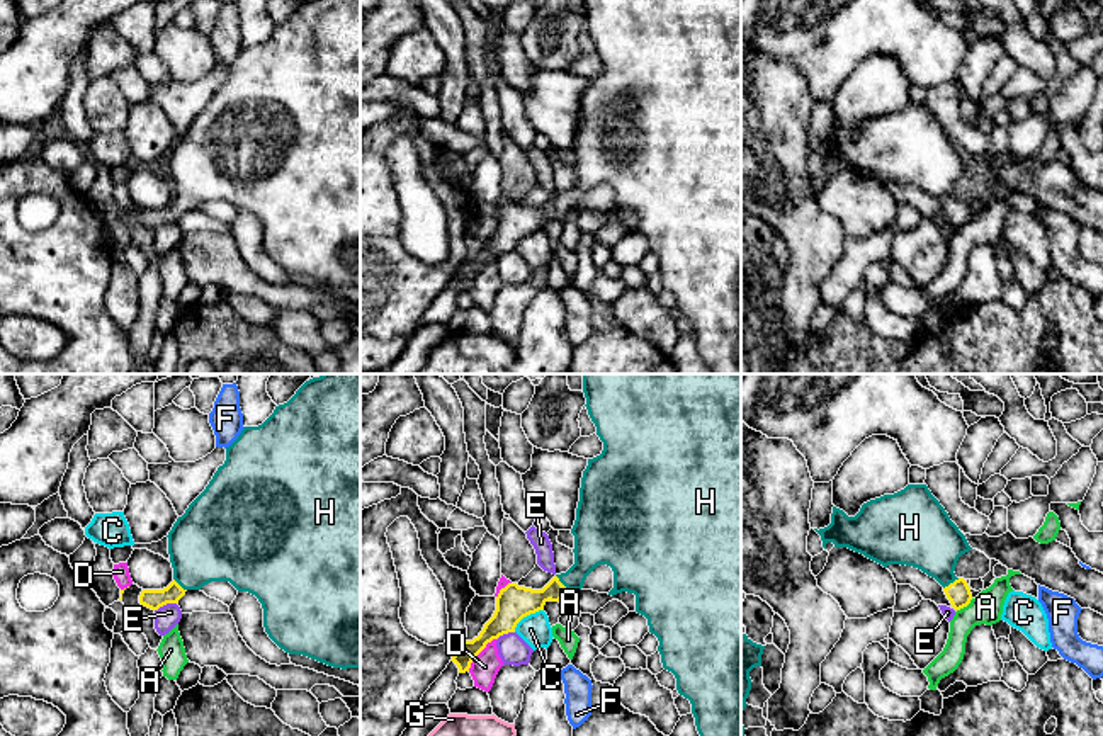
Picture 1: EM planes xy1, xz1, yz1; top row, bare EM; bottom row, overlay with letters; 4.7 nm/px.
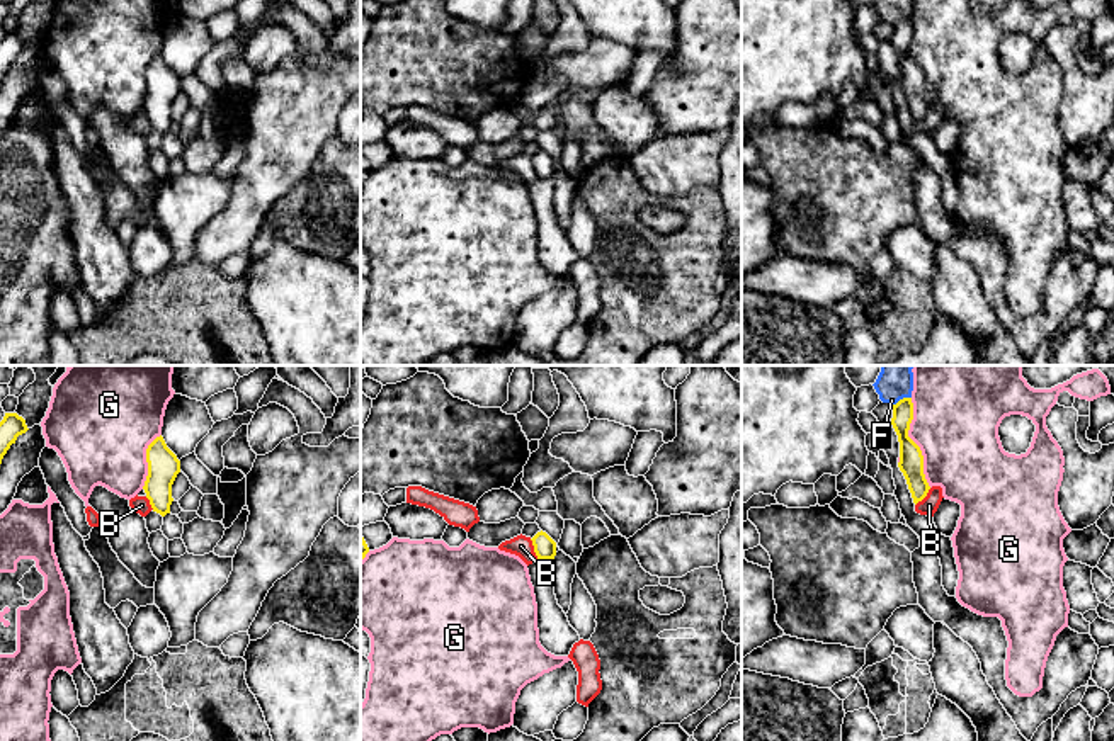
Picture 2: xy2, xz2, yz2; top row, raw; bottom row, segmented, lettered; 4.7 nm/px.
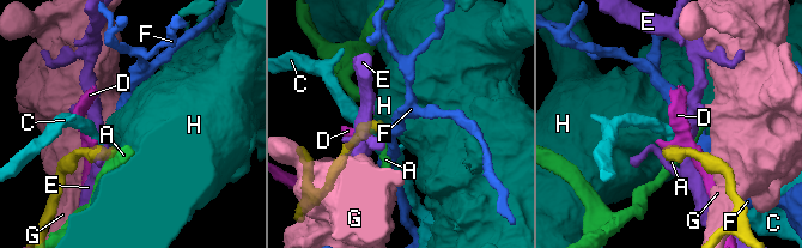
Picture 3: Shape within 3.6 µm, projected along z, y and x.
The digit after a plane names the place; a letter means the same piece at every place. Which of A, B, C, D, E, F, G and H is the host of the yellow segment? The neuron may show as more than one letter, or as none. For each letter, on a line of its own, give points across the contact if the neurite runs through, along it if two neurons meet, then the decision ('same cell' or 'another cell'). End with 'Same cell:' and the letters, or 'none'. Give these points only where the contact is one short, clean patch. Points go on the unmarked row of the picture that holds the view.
A: along yz1 (972, 218), (957, 230) | another cell
B: along xz2 (529, 158), (538, 177) | another cell
C: along xz1 (543, 228), (527, 233), (514, 250) | another cell
D: along xz1 (497, 257), (486, 264), (468, 289) | another cell
E: another cell
F: along yz2 (910, 16), (903, 16), (892, 24) | another cell
G: another cell
H: across yz1 (959, 213), (950, 203), (935, 167), (925, 157) | same cell
Same cell: H

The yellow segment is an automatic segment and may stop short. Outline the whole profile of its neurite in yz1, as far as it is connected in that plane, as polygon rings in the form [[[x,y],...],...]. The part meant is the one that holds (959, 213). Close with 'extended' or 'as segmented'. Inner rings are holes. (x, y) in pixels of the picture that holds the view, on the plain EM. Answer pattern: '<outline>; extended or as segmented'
[[[908,104],[894,114],[870,119],[862,124],[855,136],[833,126],[831,143],[814,150],[821,155],[824,168],[828,161],[833,161],[834,167],[848,167],[884,187],[906,184],[921,189],[943,206],[955,229],[967,226],[972,219],[967,201],[953,192],[959,177],[972,167],[926,104]]]; extended

